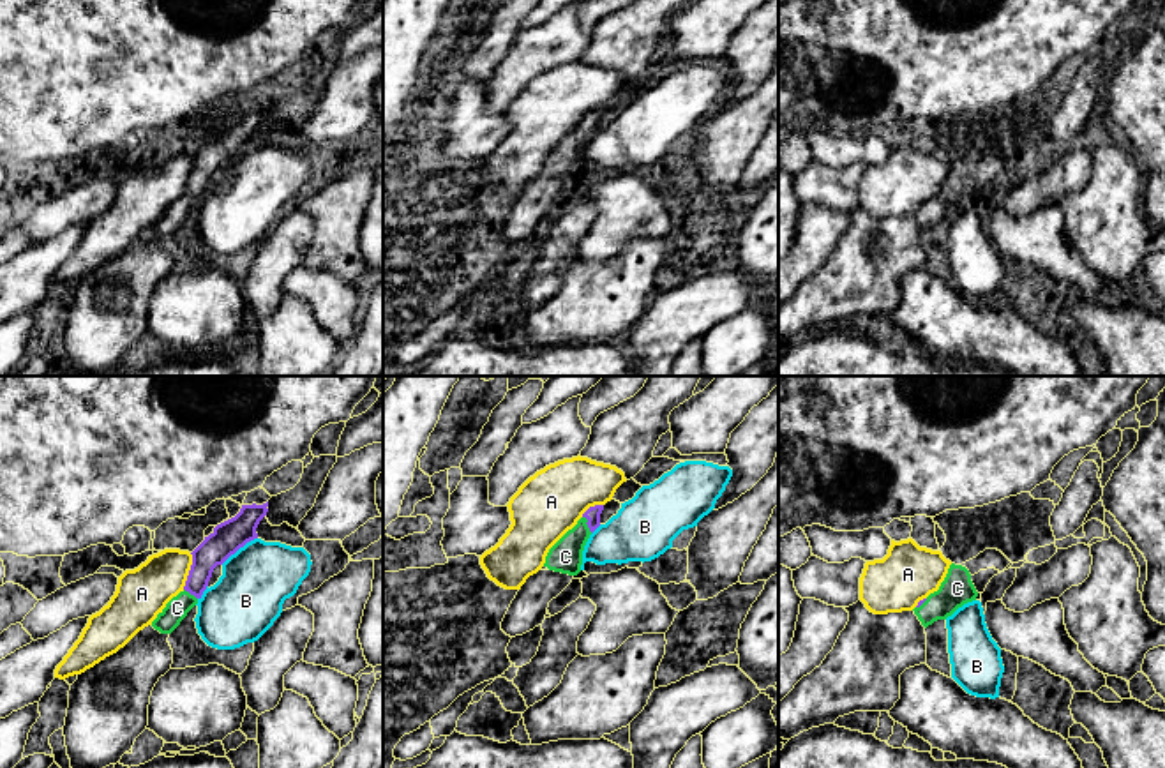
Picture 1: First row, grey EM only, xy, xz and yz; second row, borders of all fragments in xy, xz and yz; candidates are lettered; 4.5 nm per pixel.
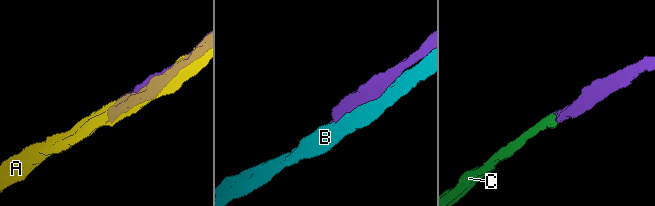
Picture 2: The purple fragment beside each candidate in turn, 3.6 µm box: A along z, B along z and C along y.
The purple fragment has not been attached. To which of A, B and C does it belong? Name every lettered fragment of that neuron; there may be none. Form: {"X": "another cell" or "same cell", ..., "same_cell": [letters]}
{"A": "another cell", "B": "another cell", "C": "same cell", "same_cell": ["C"]}

